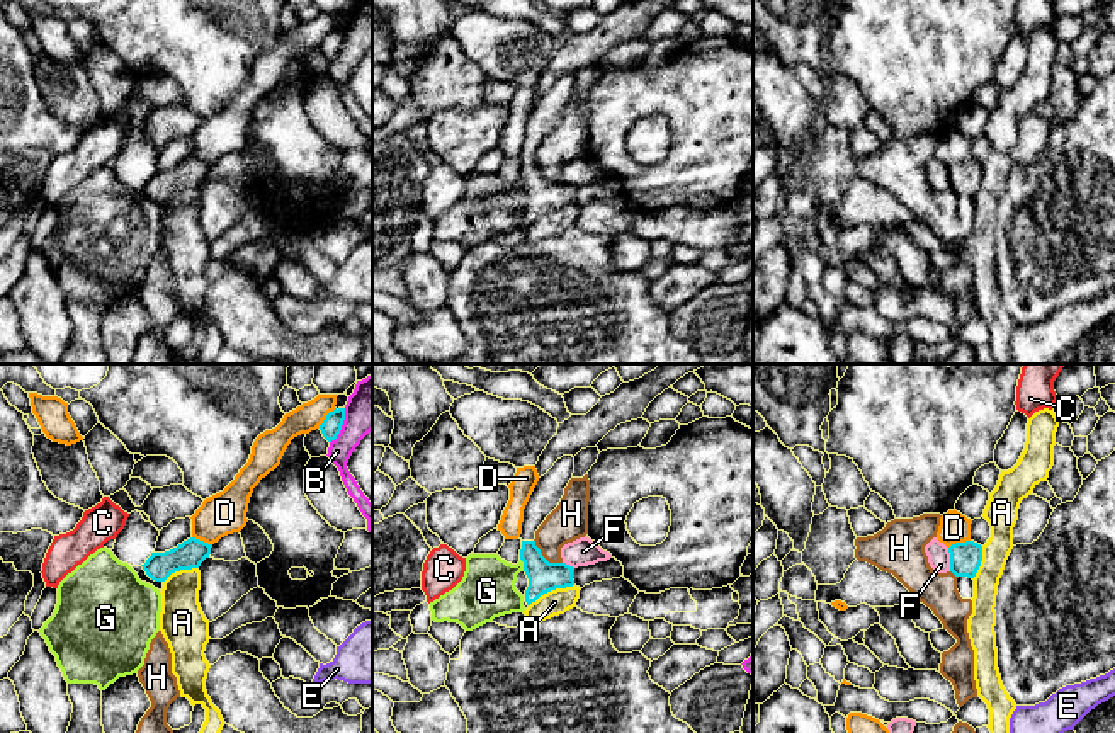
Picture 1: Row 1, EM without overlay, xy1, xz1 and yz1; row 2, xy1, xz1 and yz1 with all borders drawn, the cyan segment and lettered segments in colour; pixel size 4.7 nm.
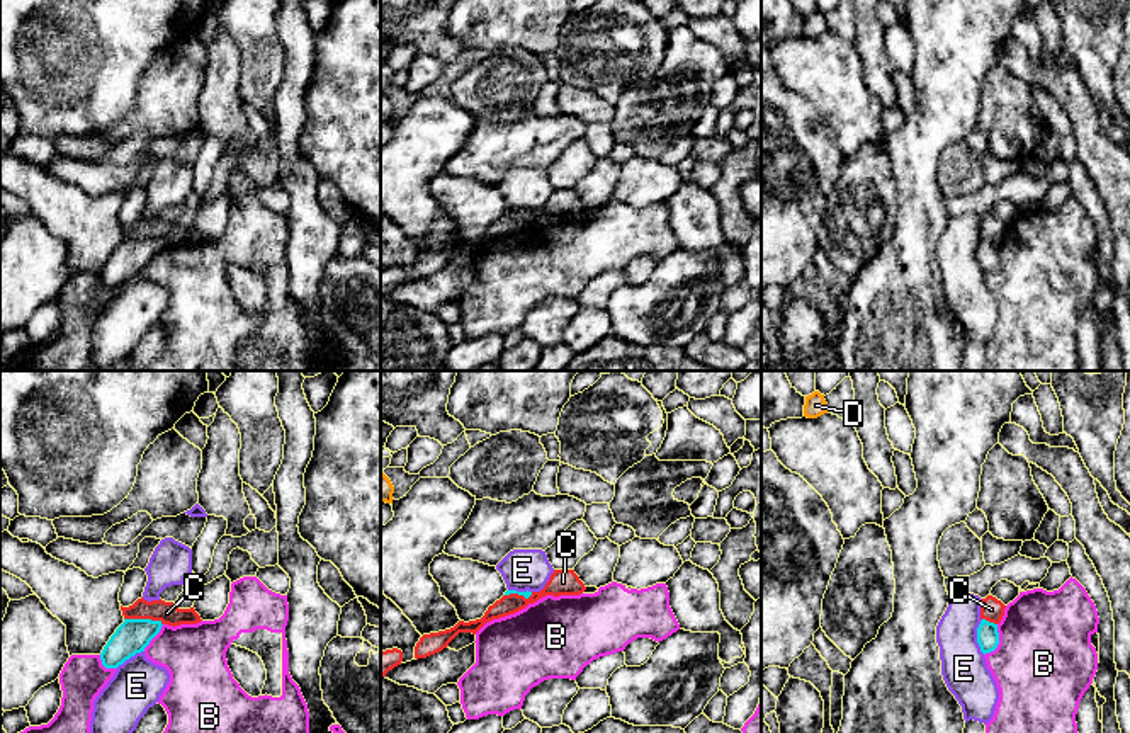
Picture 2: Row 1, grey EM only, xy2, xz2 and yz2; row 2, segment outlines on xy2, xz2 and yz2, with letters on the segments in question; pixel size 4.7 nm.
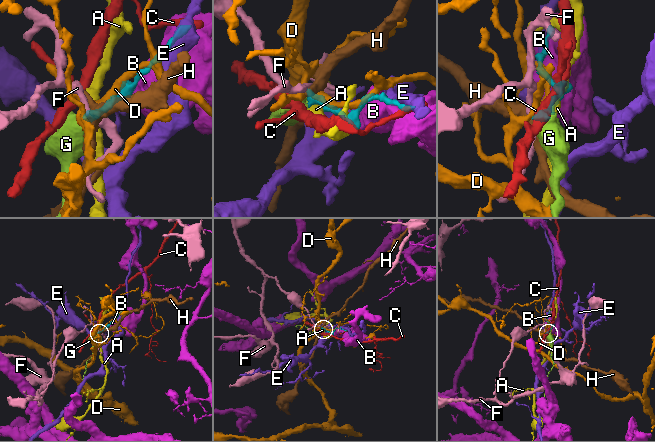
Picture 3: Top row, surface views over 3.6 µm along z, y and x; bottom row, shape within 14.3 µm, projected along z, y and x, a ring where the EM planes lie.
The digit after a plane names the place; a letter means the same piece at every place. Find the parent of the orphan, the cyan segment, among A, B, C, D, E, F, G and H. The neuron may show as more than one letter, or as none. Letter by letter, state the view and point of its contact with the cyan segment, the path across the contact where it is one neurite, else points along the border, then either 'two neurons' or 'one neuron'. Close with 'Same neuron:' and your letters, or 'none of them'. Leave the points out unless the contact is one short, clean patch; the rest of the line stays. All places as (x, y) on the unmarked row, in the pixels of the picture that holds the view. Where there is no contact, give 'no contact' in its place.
A: xz1 (551, 208) | along xz1 (573, 203), (563, 208), (551, 208), (529, 225) | two neurons
B: xy1 (342, 43) | two neurons
C: xy2 (143, 238) | along xy2 (124, 237), (150, 237), (162, 244) | two neurons
D: xy1 (327, 36) | two neurons
E: yz2 (977, 255) | two neurons
F: yz1 (950, 179) | along yz1 (947, 167), (950, 189) | two neurons
G: xz1 (524, 184) | across xz1 (543, 196), (524, 184), (502, 194), (486, 210) | one neuron
H: xz1 (543, 176) | along xz1 (534, 159), (534, 164), (549, 181), (561, 182) | two neurons
Same neuron: G

